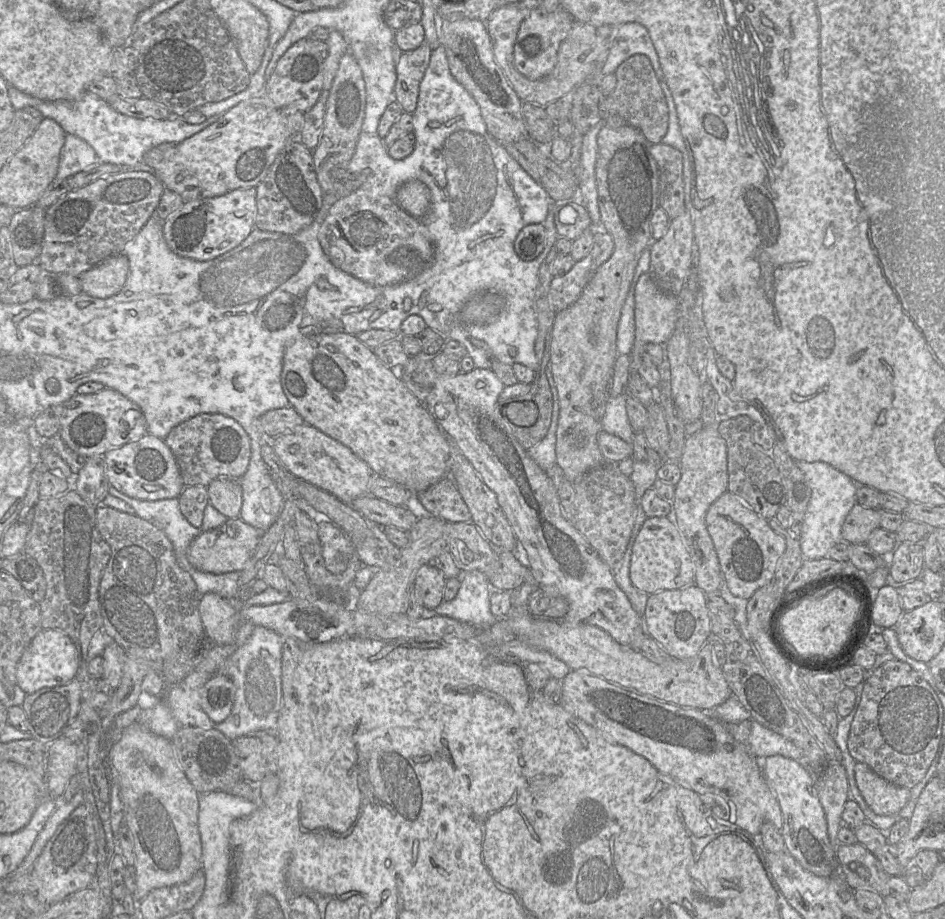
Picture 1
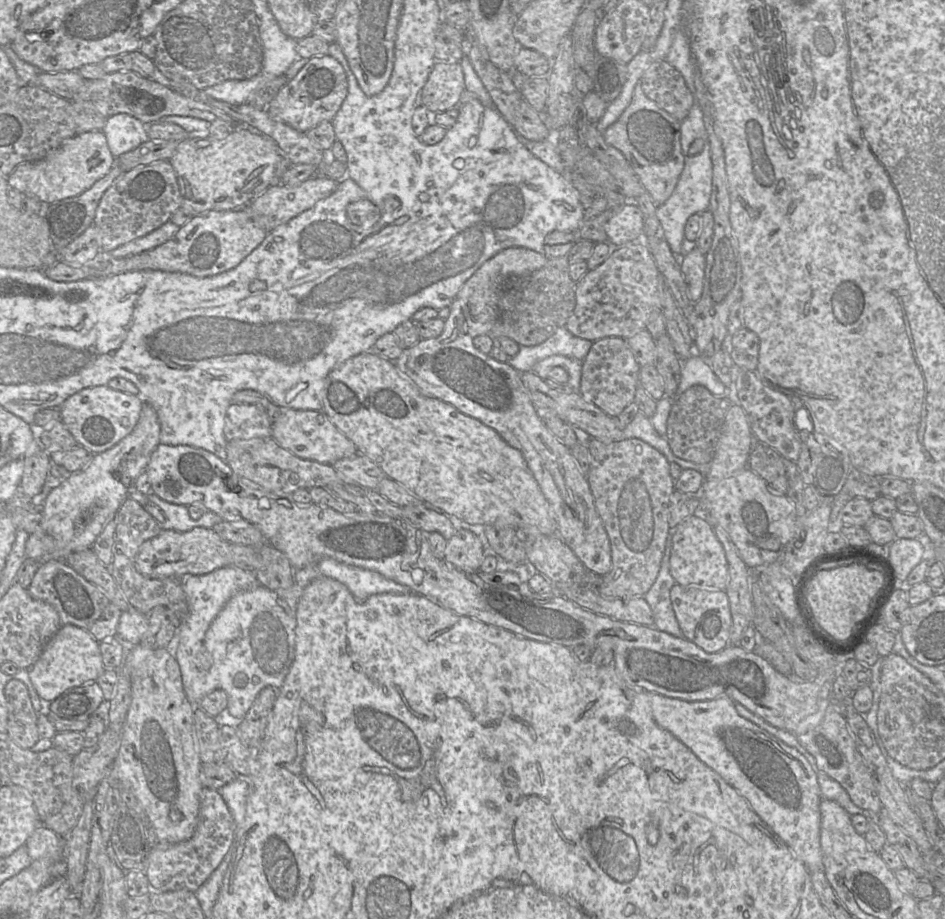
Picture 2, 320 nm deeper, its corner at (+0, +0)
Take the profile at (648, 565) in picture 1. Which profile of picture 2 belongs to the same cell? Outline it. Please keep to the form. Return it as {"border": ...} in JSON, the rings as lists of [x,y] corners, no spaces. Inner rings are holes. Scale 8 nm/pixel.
{"border":[[[694,515],[687,517],[671,530],[671,542],[669,571],[676,584],[725,591],[728,582],[728,563],[725,551],[711,526],[704,519]]]}

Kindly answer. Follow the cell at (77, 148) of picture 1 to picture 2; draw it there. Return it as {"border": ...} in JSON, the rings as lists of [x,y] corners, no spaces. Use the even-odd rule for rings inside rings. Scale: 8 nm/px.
{"border":[[[125,113],[106,118],[102,132],[112,155],[117,158],[148,141],[149,125]]]}

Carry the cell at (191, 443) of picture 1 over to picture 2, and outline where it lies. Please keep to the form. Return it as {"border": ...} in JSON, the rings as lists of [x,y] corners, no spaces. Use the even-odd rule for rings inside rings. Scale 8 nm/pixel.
{"border":[[[232,403],[226,410],[223,432],[227,442],[267,438],[272,435],[272,424],[261,406]]]}

